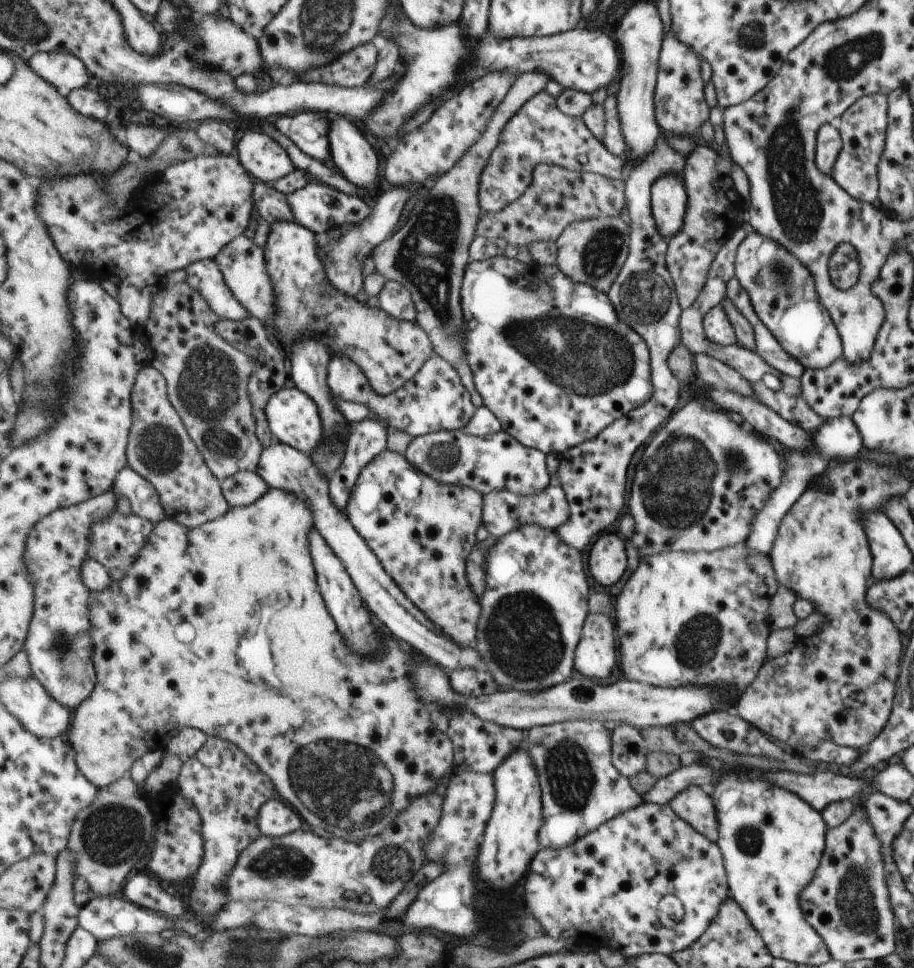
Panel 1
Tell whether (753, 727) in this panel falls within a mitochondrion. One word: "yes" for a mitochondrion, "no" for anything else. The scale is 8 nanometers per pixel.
no

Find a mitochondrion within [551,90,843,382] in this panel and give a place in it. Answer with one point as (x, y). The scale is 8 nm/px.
(796, 204)

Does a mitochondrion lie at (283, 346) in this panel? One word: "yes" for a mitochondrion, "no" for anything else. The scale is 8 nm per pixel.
no

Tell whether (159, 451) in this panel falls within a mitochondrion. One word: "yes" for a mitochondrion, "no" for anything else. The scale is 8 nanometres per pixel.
yes

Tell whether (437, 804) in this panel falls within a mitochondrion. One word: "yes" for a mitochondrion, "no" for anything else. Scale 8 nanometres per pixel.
no

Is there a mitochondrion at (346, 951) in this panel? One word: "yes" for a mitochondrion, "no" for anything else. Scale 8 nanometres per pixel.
no

